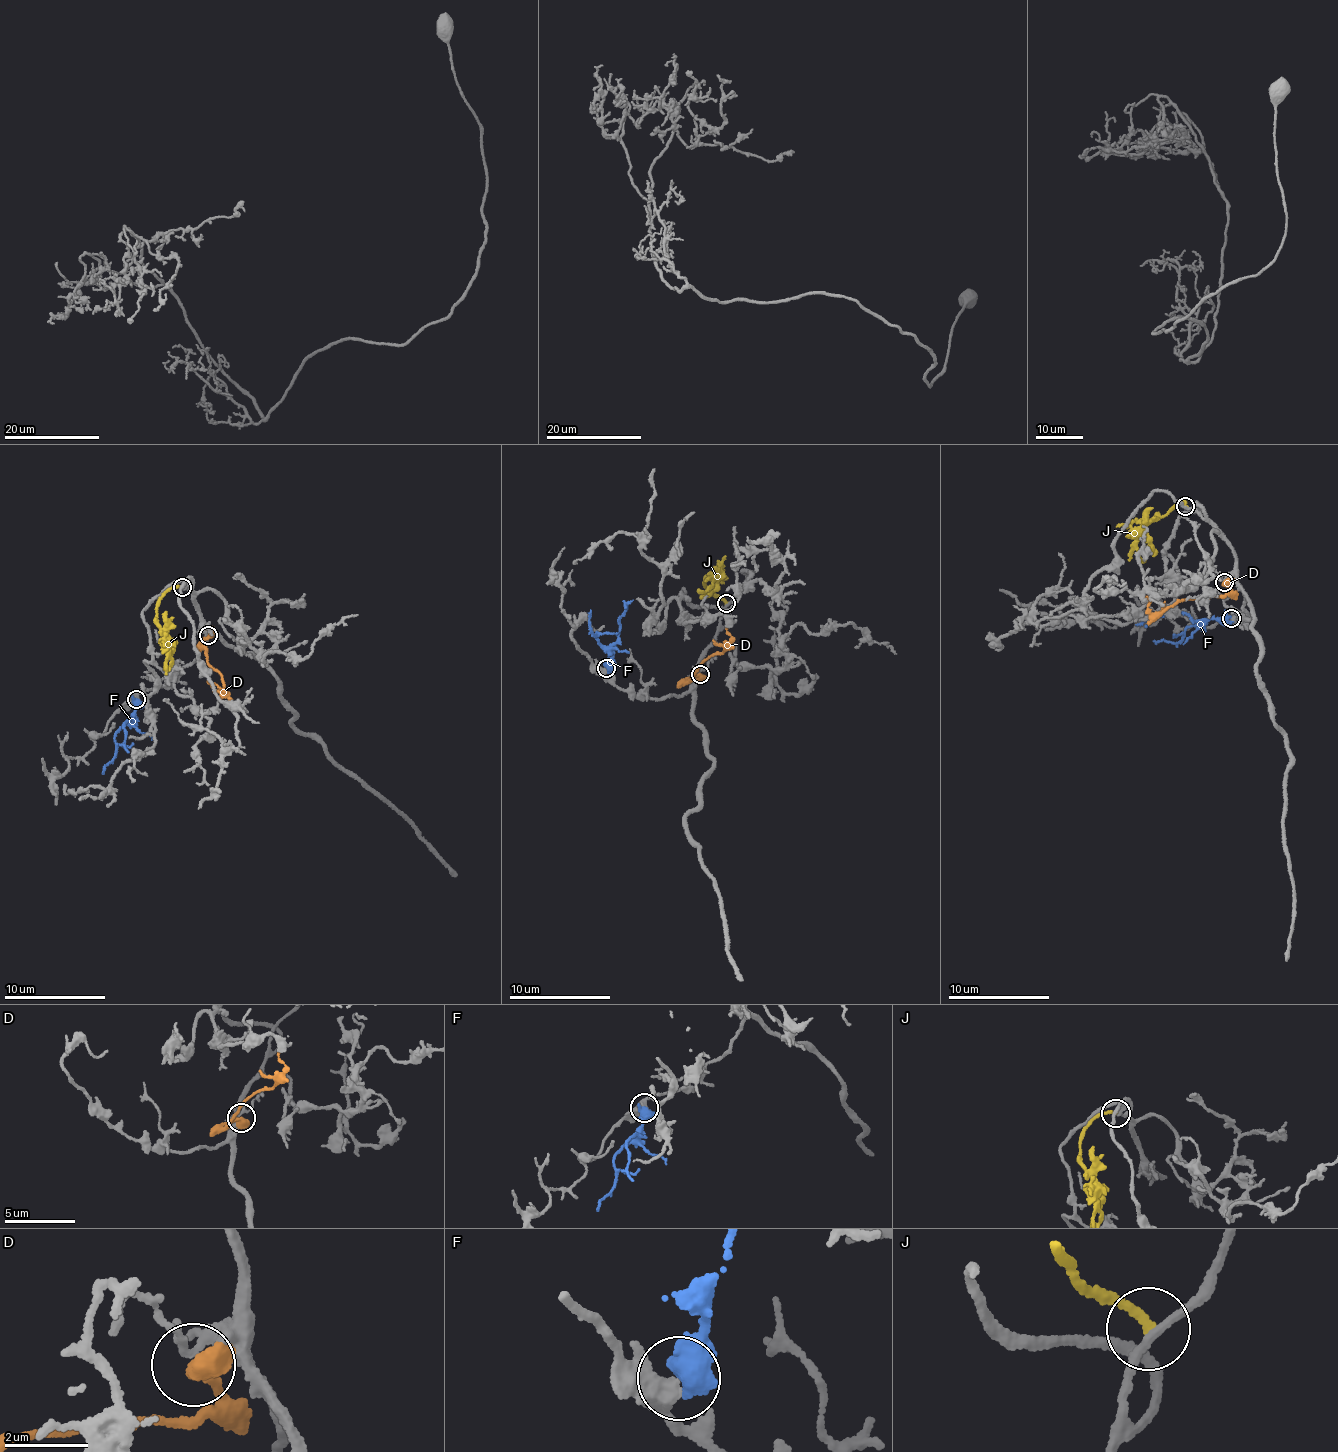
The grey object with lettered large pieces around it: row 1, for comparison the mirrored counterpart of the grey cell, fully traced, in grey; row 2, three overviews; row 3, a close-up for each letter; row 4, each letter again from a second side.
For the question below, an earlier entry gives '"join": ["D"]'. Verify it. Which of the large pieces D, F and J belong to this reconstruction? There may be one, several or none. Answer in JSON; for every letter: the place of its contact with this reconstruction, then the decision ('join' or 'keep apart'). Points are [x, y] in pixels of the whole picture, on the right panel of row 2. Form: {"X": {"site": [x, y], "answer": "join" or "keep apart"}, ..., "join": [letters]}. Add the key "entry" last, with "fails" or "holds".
{"D": {"site": [1224, 582], "answer": "keep apart"}, "F": {"site": [1231, 618], "answer": "keep apart"}, "J": {"site": [1185, 506], "answer": "keep apart"}, "join": [], "entry": "fails"}

